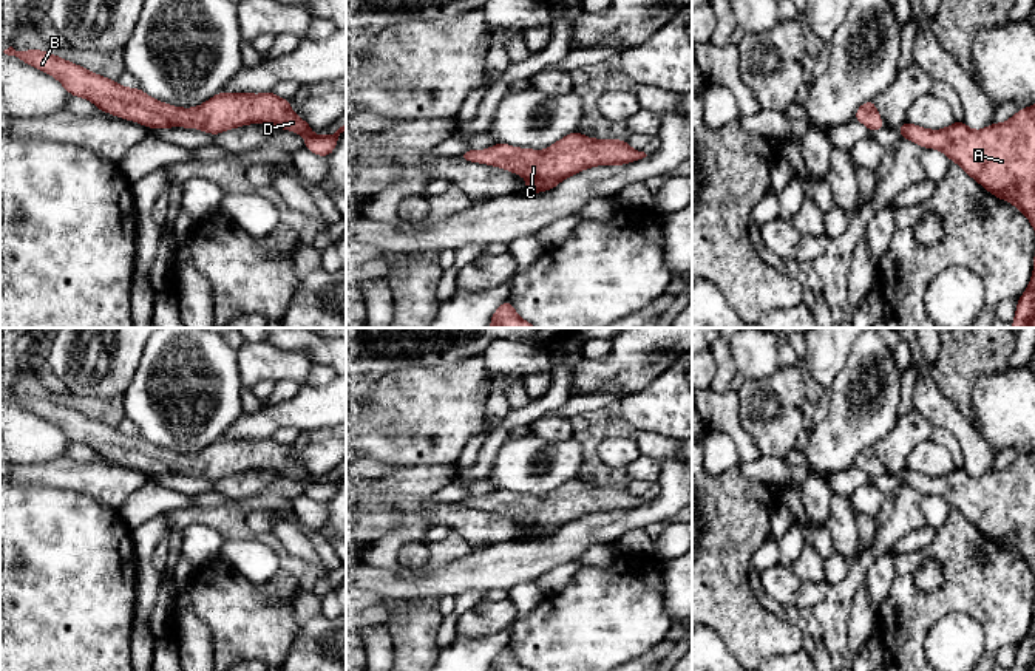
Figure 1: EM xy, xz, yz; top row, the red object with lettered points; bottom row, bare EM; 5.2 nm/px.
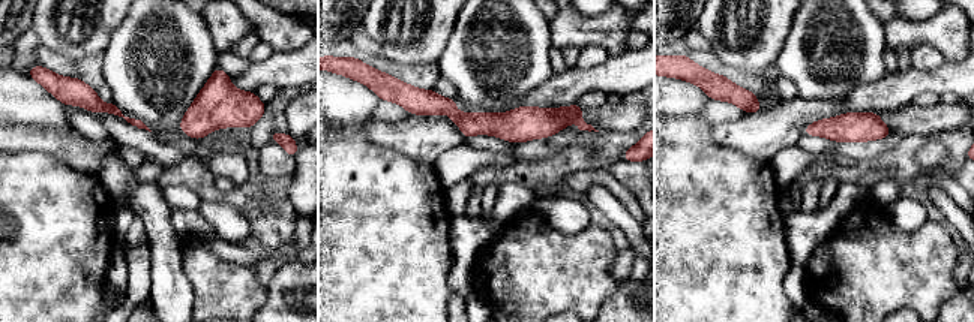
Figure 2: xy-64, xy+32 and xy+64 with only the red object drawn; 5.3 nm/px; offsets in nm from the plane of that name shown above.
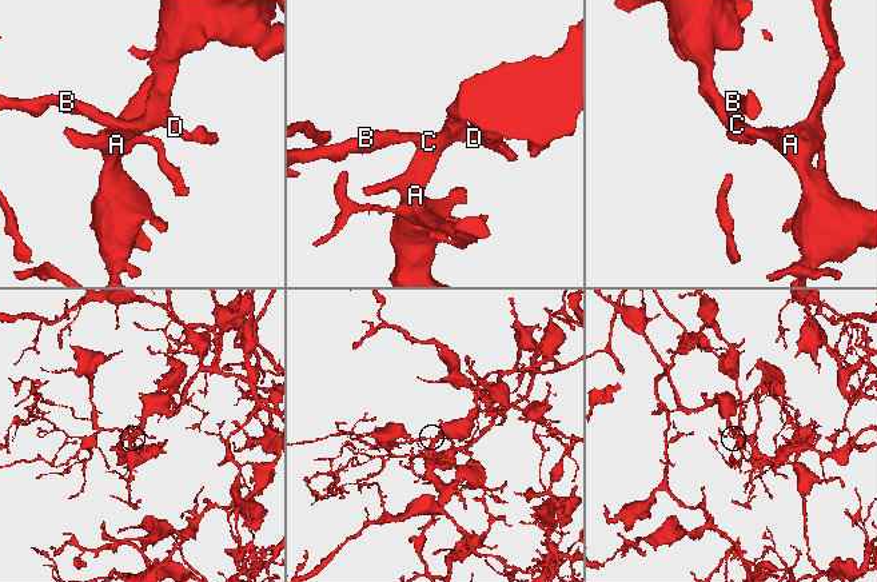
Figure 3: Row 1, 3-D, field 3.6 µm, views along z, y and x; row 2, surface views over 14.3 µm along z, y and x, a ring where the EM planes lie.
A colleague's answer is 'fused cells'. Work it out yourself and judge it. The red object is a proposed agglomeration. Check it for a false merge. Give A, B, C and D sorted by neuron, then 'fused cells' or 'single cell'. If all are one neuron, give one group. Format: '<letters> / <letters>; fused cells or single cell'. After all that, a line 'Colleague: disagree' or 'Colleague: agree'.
A B C D; single cell
Colleague: disagree

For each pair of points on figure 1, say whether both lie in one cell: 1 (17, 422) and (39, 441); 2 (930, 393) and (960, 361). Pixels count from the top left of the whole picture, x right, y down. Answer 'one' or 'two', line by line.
1: one
2: two

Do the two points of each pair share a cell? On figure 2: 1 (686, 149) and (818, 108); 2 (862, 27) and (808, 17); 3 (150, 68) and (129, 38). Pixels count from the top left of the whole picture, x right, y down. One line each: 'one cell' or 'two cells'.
1: two cells
2: one cell
3: one cell

